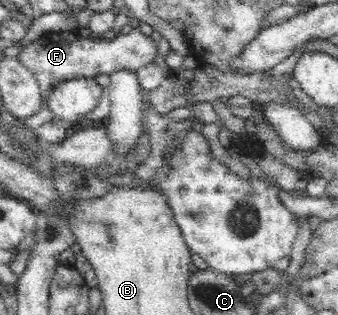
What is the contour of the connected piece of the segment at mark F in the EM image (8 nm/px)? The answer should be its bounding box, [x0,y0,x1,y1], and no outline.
[18,30,157,107]

